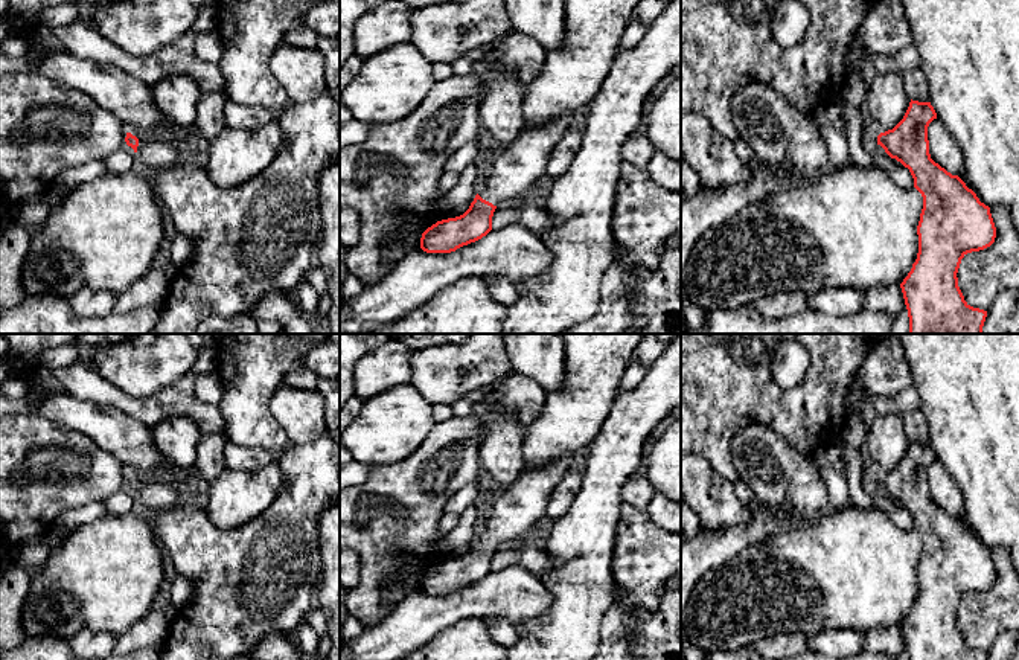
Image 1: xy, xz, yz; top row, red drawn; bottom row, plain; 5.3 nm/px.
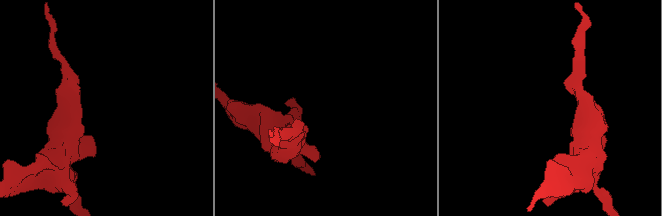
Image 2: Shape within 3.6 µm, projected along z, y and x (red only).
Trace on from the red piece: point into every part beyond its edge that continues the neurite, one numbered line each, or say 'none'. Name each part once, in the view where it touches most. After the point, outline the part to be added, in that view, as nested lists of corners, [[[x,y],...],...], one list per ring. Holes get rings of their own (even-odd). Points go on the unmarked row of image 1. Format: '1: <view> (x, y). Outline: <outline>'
1: xz (517, 508). Outline: [[[564,456],[525,471],[509,488],[500,491],[492,508],[483,515],[477,535],[494,547],[524,540],[527,530],[545,517],[548,500],[573,460],[574,456]]]

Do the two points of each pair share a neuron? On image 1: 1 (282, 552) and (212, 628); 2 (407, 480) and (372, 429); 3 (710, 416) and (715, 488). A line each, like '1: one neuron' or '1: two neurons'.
1: one neuron
2: two neurons
3: two neurons

